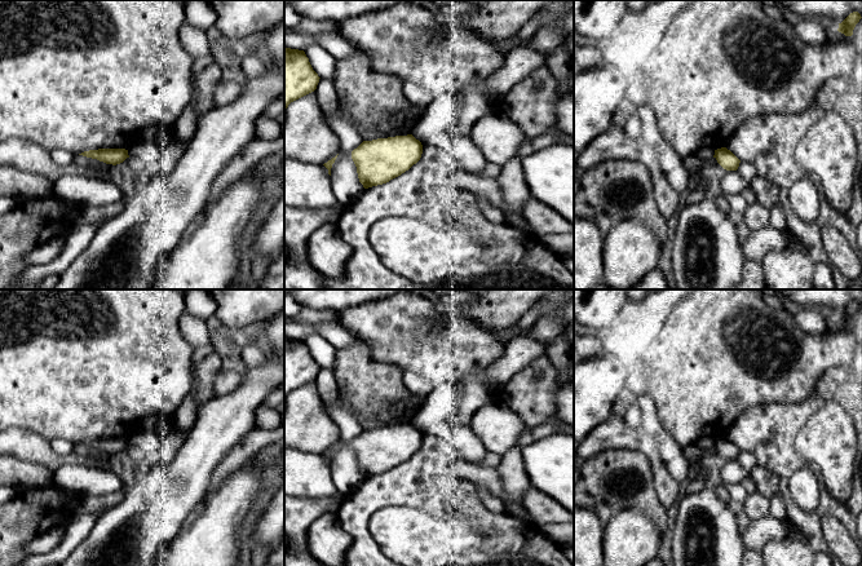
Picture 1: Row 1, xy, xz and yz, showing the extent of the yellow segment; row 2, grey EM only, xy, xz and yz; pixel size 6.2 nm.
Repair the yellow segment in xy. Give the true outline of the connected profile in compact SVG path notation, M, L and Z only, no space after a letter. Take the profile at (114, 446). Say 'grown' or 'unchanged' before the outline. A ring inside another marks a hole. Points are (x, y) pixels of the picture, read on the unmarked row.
unchanged; M98 438L98 439L84 441L79 445L97 448L100 451L103 451L106 454L112 454L112 455L120 454L127 447L129 447L128 439L125 438Z

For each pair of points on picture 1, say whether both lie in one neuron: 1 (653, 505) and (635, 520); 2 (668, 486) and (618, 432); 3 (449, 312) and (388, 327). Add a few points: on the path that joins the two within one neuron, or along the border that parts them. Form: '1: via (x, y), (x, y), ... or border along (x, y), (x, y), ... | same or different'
1: border along (613, 512), (640, 509), (661, 533) | different
2: via (659, 469), (654, 456), (635, 438) | same
3: border along (437, 303), (437, 308), (447, 317), (462, 314) | different

